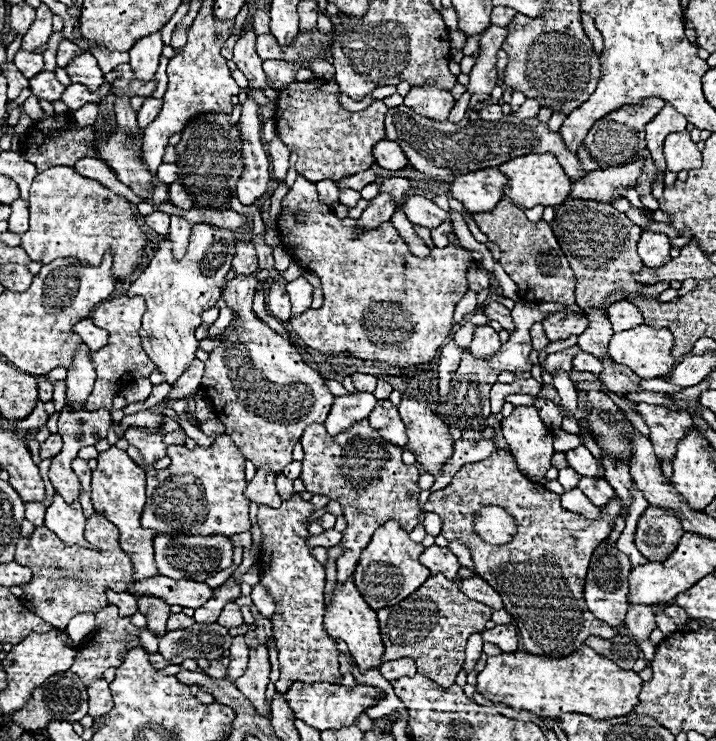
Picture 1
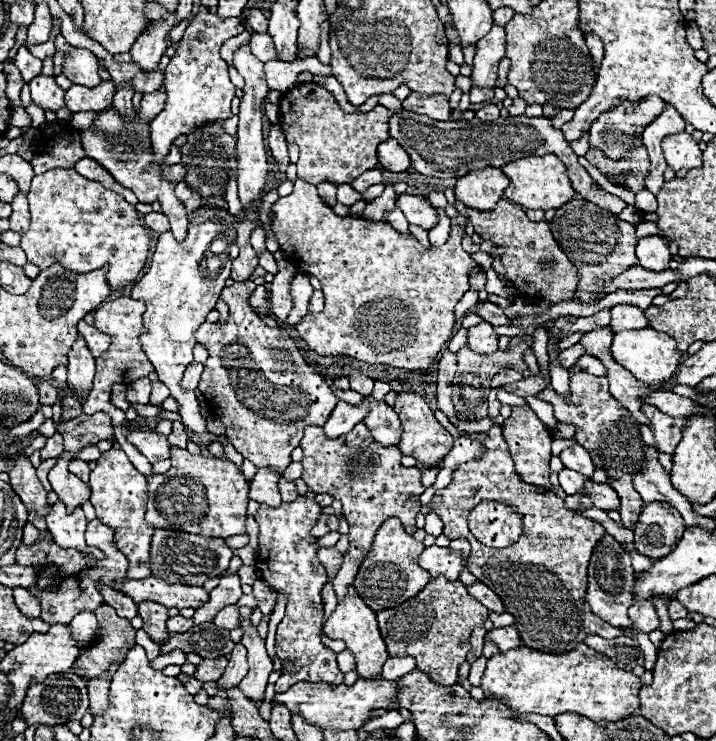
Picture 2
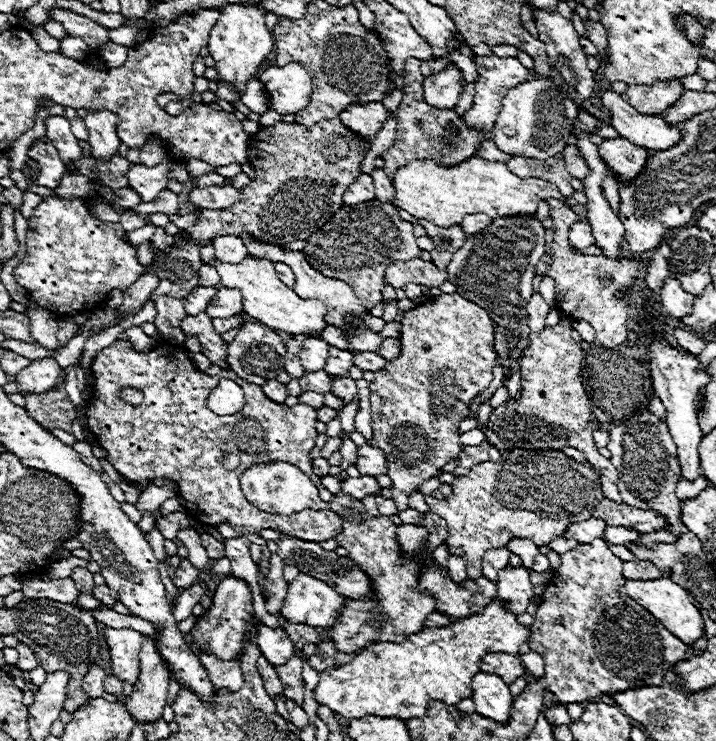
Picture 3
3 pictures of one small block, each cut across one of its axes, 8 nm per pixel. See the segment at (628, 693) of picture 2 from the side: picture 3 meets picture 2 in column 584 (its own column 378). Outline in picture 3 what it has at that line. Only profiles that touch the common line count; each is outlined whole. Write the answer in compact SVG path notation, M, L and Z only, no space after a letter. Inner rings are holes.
M492 598L492 602L478 614L460 618L442 628L424 628L402 642L372 644L352 662L326 668L320 672L314 700L346 720L362 718L366 714L400 720L420 718L426 714L432 700L456 706L460 700L470 698L470 680L480 672L480 656L488 652L518 654L530 634L532 630L522 626L518 616L508 612L500 598Z

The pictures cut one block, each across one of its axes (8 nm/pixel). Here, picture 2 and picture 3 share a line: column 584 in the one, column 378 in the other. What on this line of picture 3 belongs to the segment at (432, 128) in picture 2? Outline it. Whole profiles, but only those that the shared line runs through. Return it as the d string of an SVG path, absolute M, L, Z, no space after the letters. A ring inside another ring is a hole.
M372 170L370 172L374 178L374 186L376 186L376 200L384 200L384 204L394 204L394 186L390 184L388 176L384 174L384 170Z

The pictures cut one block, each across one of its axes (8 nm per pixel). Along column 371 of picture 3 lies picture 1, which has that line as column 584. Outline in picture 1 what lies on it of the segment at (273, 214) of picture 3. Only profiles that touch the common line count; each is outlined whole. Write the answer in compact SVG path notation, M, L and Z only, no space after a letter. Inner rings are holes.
M650 98L650 100L644 100L644 104L640 104L638 108L620 108L620 110L614 110L606 116L602 116L588 132L586 140L584 140L584 146L588 150L588 154L598 162L604 162L604 164L610 164L610 166L618 166L618 164L626 164L630 160L634 160L634 156L638 156L638 152L646 150L646 142L644 142L644 128L646 124L662 110L662 100L658 98Z

